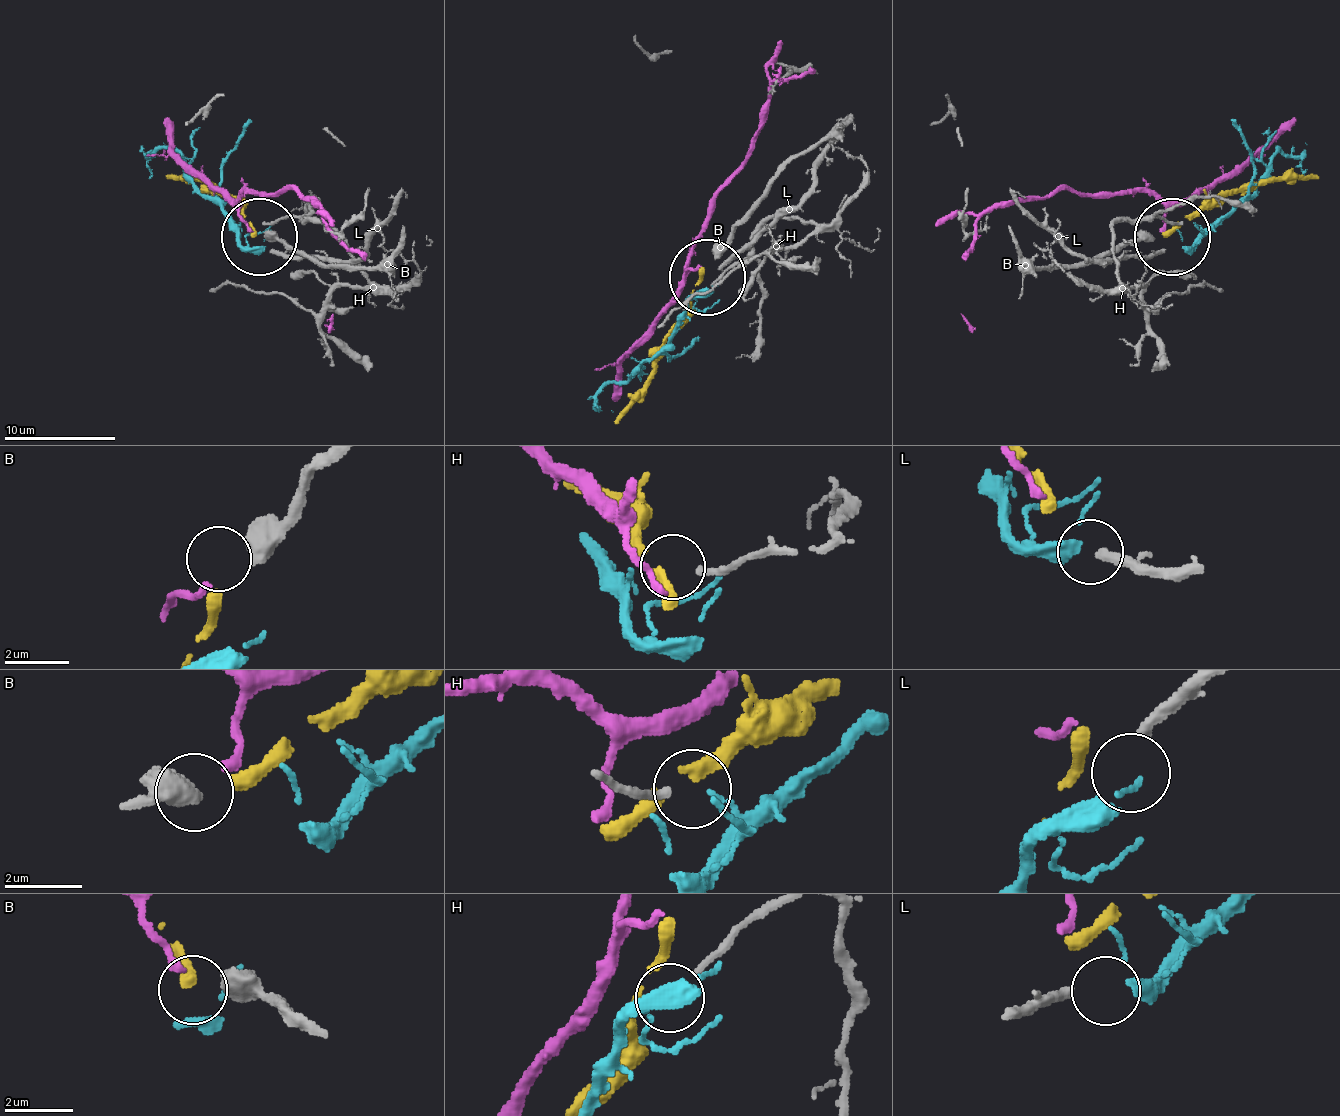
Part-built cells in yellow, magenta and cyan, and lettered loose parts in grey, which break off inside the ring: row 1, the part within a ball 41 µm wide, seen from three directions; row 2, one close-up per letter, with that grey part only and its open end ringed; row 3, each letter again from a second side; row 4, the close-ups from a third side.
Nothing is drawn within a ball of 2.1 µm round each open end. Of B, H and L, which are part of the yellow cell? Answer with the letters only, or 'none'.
B

